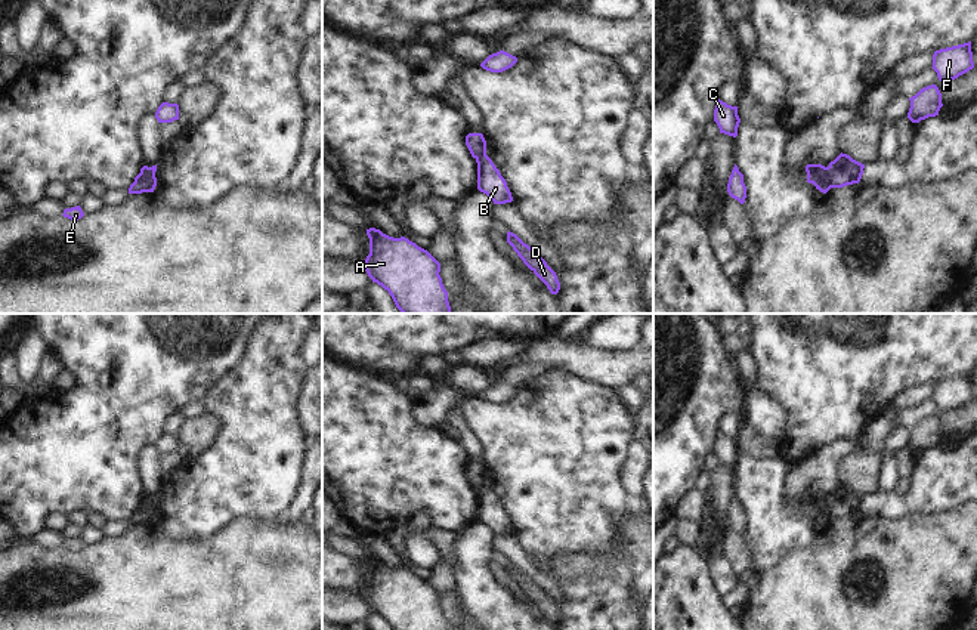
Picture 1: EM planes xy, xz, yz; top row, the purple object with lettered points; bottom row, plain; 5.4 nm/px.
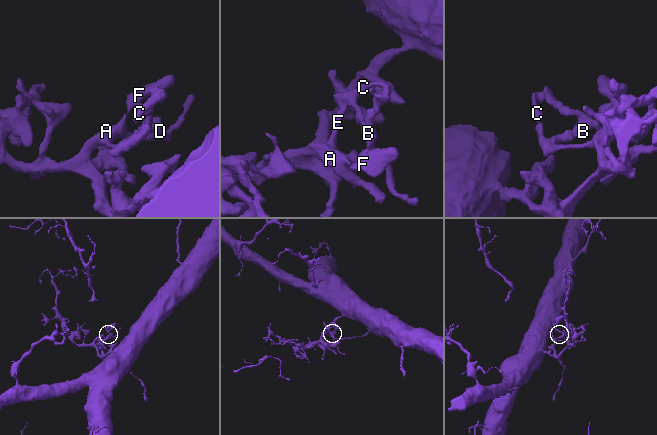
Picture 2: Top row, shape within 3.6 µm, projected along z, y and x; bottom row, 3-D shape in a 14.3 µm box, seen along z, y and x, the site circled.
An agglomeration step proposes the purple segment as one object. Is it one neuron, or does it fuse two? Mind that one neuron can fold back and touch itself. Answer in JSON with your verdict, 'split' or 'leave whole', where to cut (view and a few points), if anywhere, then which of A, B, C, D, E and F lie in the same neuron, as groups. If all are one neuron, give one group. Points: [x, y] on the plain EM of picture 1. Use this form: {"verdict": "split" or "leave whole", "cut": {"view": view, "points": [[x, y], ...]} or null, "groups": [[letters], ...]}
{"verdict": "split", "cut": {"view": "yz", "points": [[825, 499], [831, 518]]}, "groups": [["A", "E", "F"], ["B", "C", "D"]]}

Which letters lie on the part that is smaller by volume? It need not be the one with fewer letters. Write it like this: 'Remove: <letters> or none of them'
Remove: B, C, D

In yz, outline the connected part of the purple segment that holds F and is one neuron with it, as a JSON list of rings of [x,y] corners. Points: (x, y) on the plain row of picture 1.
[[[971,373],[936,382],[933,401],[940,413],[947,414],[974,399]]]

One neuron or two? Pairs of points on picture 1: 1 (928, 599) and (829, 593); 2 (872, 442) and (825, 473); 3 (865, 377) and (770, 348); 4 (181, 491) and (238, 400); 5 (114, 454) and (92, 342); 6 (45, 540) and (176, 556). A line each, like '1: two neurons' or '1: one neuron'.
1: one neuron
2: one neuron
3: one neuron
4: one neuron
5: one neuron
6: two neurons

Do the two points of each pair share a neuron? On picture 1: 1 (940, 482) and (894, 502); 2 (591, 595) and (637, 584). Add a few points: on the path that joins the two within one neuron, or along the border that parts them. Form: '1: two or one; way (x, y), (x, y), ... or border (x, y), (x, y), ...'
1: one; way (928, 493), (915, 502), (906, 502)
2: two; border (637, 570), (631, 581), (631, 593), (637, 604)

